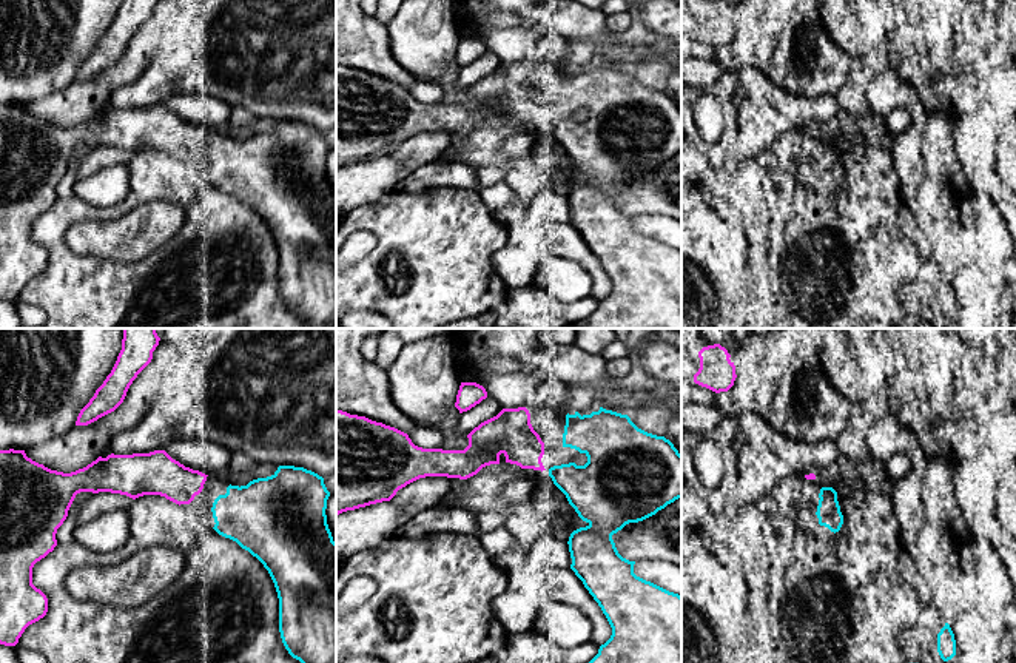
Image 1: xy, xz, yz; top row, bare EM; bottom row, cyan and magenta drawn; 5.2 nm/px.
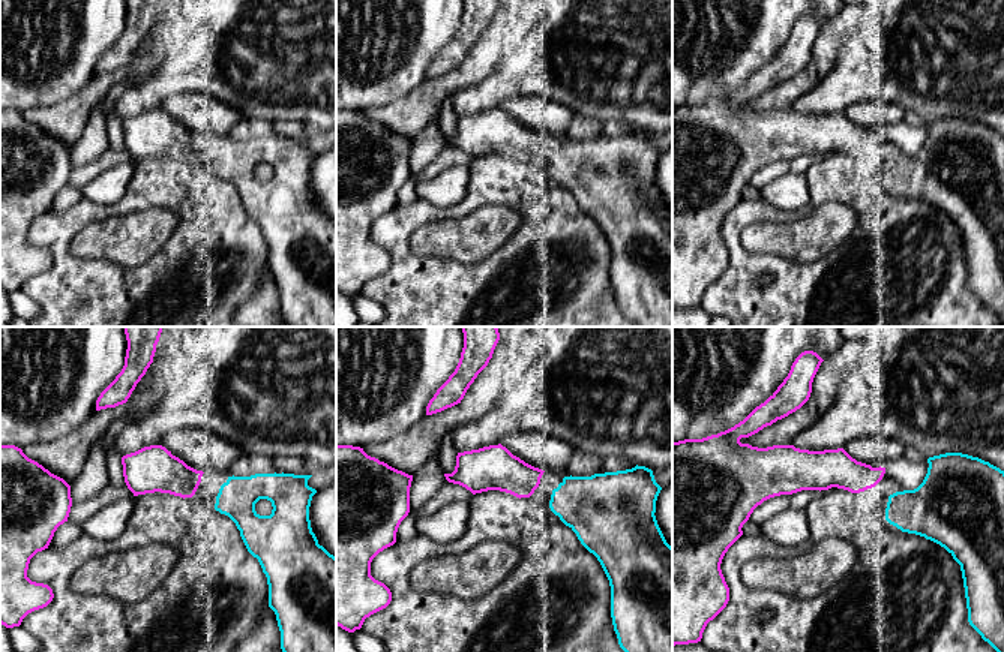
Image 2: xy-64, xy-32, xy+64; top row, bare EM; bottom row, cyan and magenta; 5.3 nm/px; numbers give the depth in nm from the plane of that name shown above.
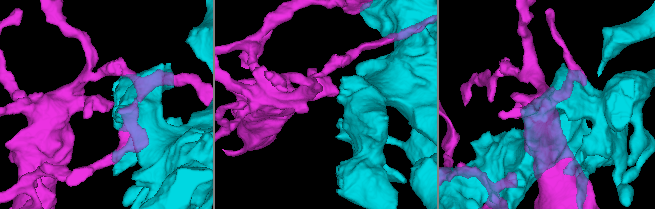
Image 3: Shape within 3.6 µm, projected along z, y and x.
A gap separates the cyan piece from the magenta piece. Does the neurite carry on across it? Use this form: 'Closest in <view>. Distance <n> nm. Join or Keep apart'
Closest in xz. Distance 20 nm. Join

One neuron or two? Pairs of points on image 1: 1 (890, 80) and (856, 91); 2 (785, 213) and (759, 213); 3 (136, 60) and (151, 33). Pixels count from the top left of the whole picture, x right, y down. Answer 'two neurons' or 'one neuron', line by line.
1: two neurons
2: two neurons
3: one neuron

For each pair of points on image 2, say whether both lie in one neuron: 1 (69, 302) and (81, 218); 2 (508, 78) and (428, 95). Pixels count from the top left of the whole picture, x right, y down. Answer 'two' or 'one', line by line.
1: one
2: two

